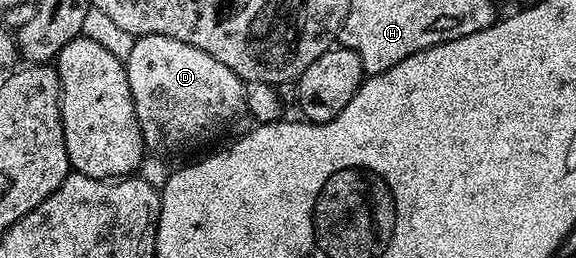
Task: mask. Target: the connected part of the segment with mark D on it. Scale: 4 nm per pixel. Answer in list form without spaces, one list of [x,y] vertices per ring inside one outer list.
[[[169,36],[139,37],[125,69],[144,144],[153,152],[180,149],[245,114],[241,78],[192,44]]]

